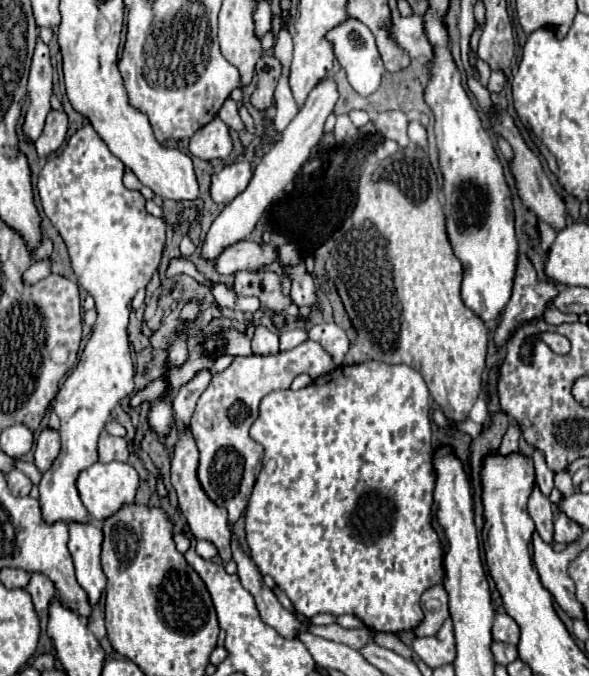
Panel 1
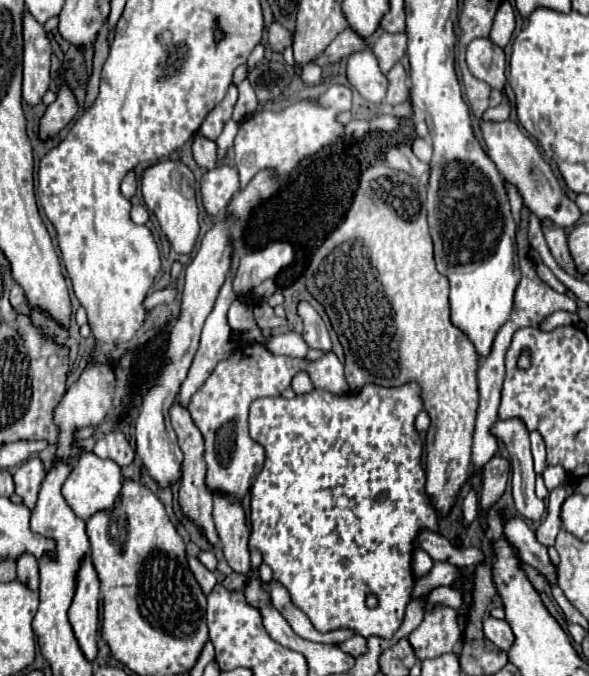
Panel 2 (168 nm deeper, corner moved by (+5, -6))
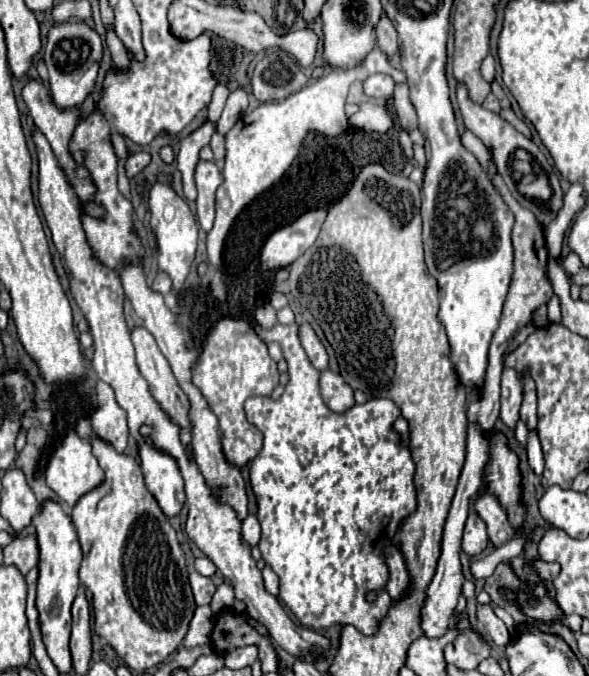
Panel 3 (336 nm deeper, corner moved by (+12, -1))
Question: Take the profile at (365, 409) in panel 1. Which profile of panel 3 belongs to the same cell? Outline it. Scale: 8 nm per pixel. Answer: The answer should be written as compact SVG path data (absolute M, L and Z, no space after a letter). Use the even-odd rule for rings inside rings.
M276 324L272 330L264 330L262 326L256 326L256 332L260 334L260 338L264 342L276 340L276 342L282 344L282 352L284 352L284 358L288 360L288 372L290 372L290 382L286 384L286 390L284 390L284 394L278 400L270 398L270 396L252 396L244 404L248 422L254 424L264 434L264 446L260 450L260 454L250 464L250 484L252 484L252 490L256 494L256 502L258 502L256 516L258 516L258 522L262 526L262 538L260 538L258 548L262 552L264 562L270 564L270 568L280 578L280 596L278 598L284 602L284 606L290 608L290 612L300 620L302 626L320 630L320 628L330 628L330 626L336 626L336 624L340 624L340 626L350 624L350 626L358 628L364 634L376 634L378 628L380 628L380 622L388 616L388 610L392 606L392 598L384 590L384 586L386 586L386 582L390 578L388 564L386 564L386 548L392 546L392 540L396 536L398 524L402 524L404 518L408 518L416 510L416 486L414 486L414 470L416 470L416 466L414 466L414 460L410 456L410 450L406 446L402 446L402 438L394 430L394 420L400 416L400 408L390 398L368 398L364 404L354 404L352 408L348 408L342 414L332 412L324 404L324 400L320 396L318 370L308 360L304 360L304 350L300 348L300 340L296 336L296 324L292 324L292 326ZM368 590L376 590L378 592L376 602L366 602L364 594Z

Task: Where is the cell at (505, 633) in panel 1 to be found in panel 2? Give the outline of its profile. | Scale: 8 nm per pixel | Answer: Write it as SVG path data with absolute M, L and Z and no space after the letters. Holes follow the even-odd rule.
M487 617L483 621L483 633L489 641L493 641L503 651L509 651L509 647L513 645L513 639L515 639L509 623L501 621L501 619L495 619L495 617Z

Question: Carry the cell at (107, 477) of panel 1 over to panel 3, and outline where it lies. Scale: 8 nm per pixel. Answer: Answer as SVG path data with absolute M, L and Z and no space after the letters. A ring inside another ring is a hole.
M68 432L66 438L60 442L60 446L54 450L54 454L50 456L50 462L44 470L44 478L46 478L46 484L58 494L58 498L62 500L66 512L70 514L72 508L76 506L76 502L96 490L102 482L104 482L104 472L96 460L96 456L92 454L92 446L90 446L90 440L88 438L82 438L78 436L76 432Z

